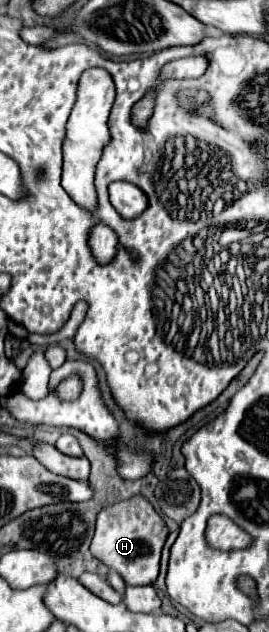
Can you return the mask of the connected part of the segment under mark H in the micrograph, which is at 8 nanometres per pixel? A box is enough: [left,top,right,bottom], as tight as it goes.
[91,495,169,585]

